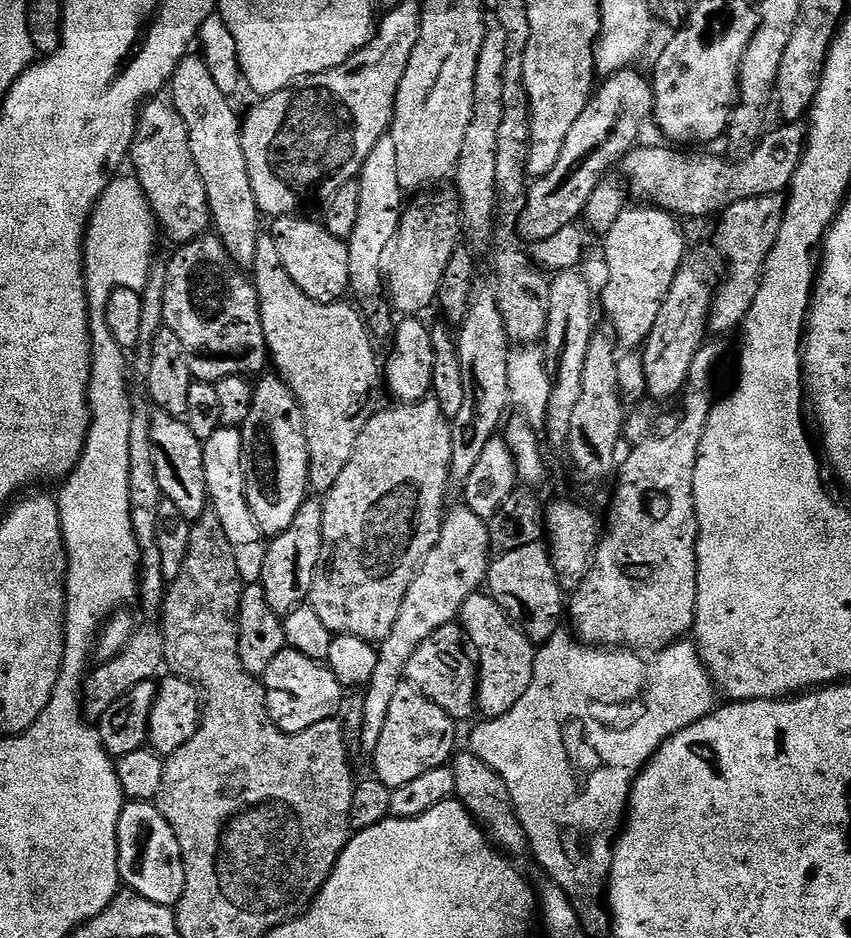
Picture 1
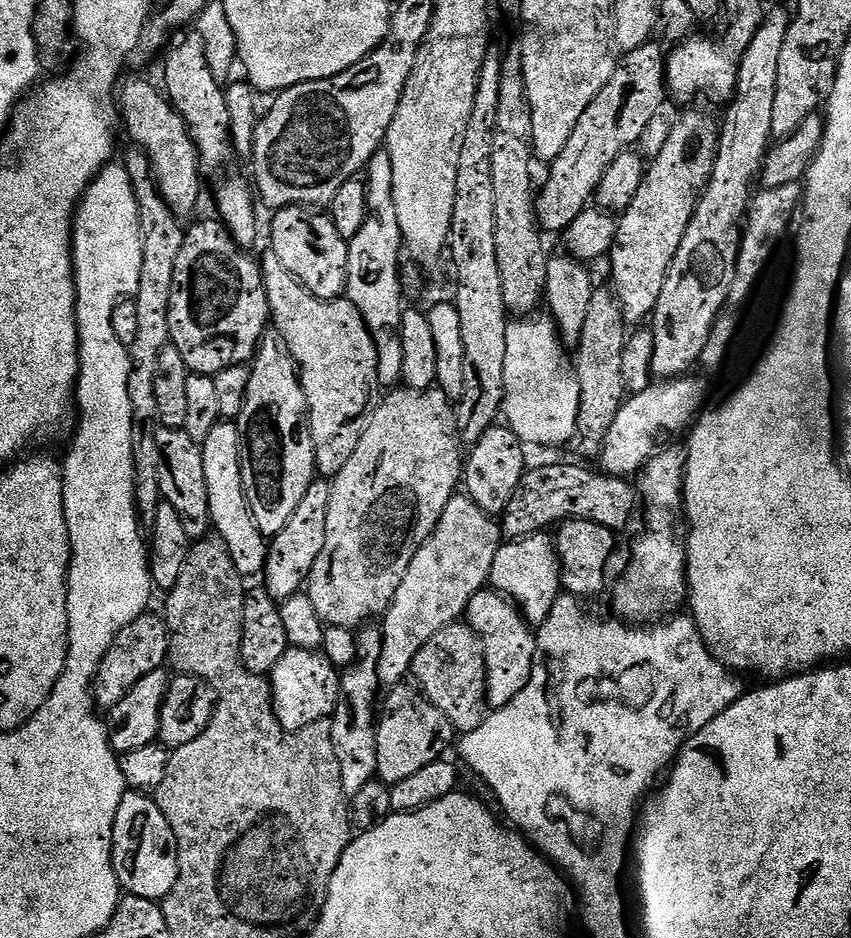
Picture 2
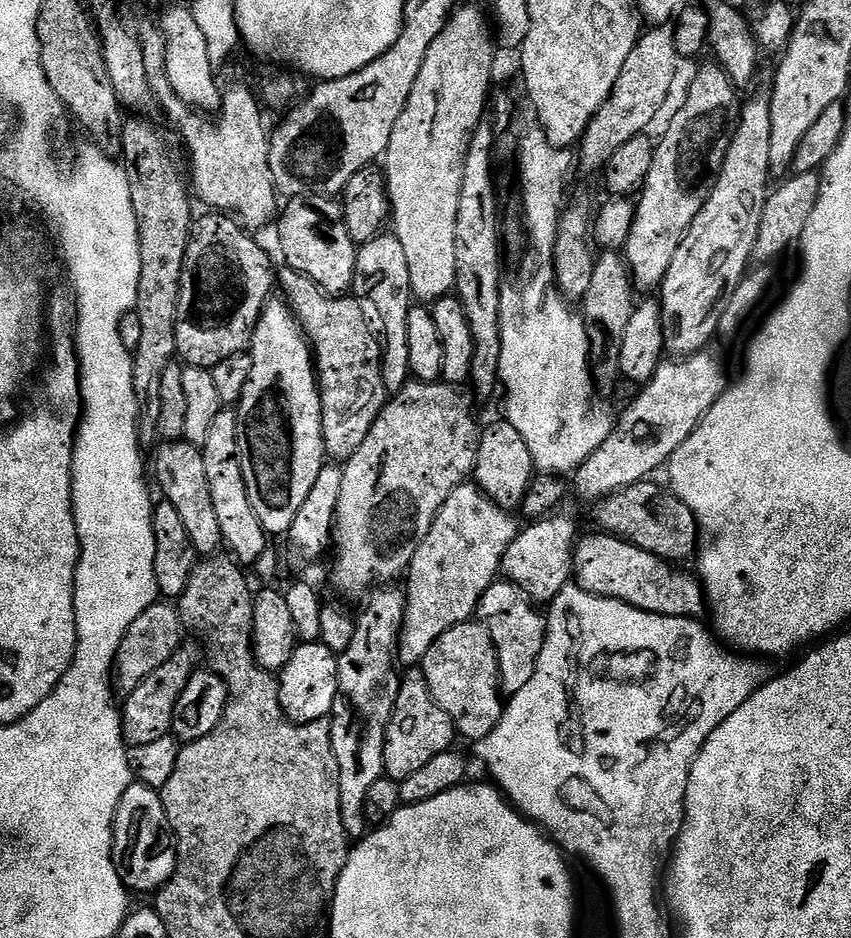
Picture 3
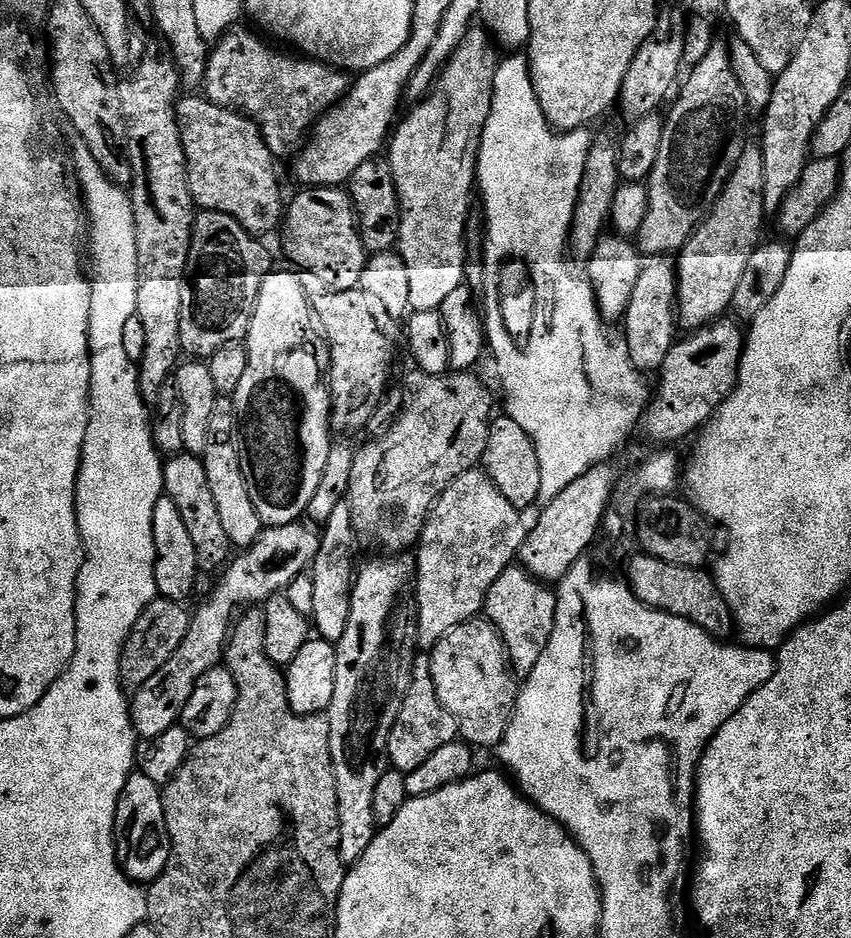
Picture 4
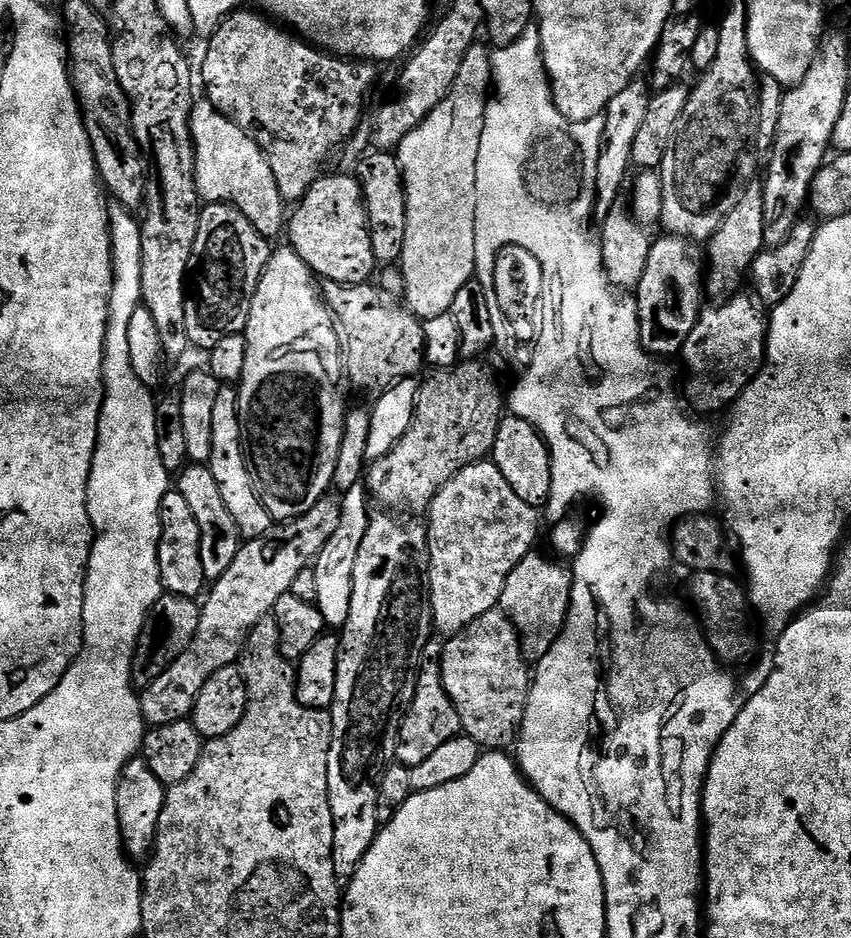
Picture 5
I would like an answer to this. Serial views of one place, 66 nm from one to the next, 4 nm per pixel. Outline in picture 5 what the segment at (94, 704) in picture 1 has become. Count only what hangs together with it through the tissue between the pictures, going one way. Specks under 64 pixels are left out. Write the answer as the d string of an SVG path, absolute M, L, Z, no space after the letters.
M163 593L148 611L140 632L139 642L132 657L132 682L140 690L158 678L185 651L200 621L199 603L191 597L173 596Z

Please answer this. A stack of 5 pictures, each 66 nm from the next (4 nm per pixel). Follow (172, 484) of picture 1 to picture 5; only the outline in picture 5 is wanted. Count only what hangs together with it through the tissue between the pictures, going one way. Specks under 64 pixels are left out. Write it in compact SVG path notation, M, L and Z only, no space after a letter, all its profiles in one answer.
M189 463L180 469L178 478L180 478L178 490L186 500L194 522L198 524L204 579L215 582L218 578L222 578L222 574L226 574L226 570L230 570L230 562L234 562L238 554L242 543L240 531L234 520L230 518L226 504L222 502L220 487L214 482L214 474L211 473L207 463Z

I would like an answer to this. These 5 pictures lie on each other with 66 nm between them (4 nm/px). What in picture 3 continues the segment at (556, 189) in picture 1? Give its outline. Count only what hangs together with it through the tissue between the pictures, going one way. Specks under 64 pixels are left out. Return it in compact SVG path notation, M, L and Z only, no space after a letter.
M666 23L649 27L641 35L634 50L630 50L630 58L626 58L622 74L618 74L618 82L614 82L614 90L610 90L606 102L594 114L584 135L580 137L579 167L581 164L586 171L599 173L626 142L649 131L647 128L663 110L668 100L668 91L676 80L676 63L678 57L673 25Z

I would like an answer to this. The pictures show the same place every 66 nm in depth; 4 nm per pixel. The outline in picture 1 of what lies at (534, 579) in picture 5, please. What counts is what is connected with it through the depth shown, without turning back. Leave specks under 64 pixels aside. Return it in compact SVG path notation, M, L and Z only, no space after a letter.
M483 591L466 598L458 623L463 628L467 643L474 649L474 656L478 661L476 706L479 715L493 720L514 710L518 698L522 698L522 694L530 690L530 682L534 678L537 649L532 641L525 638L512 619L500 609L498 602L494 602L494 598Z

